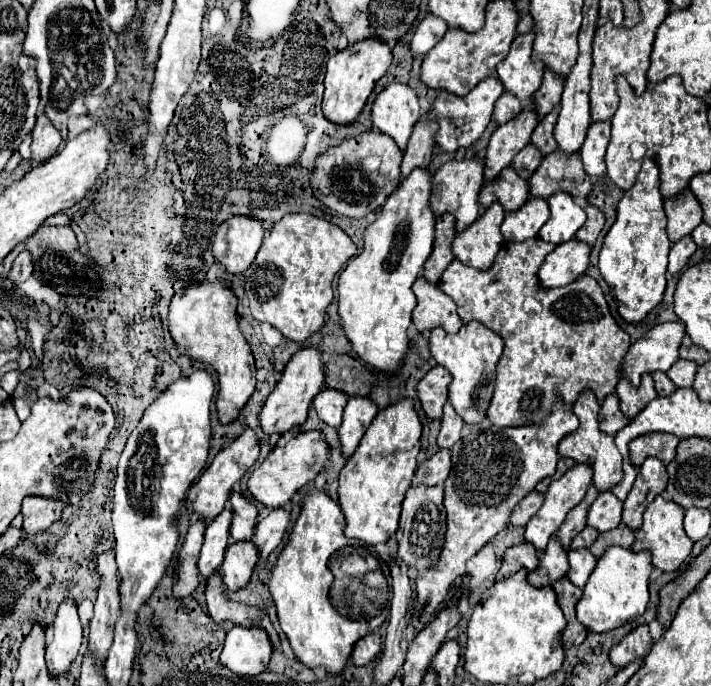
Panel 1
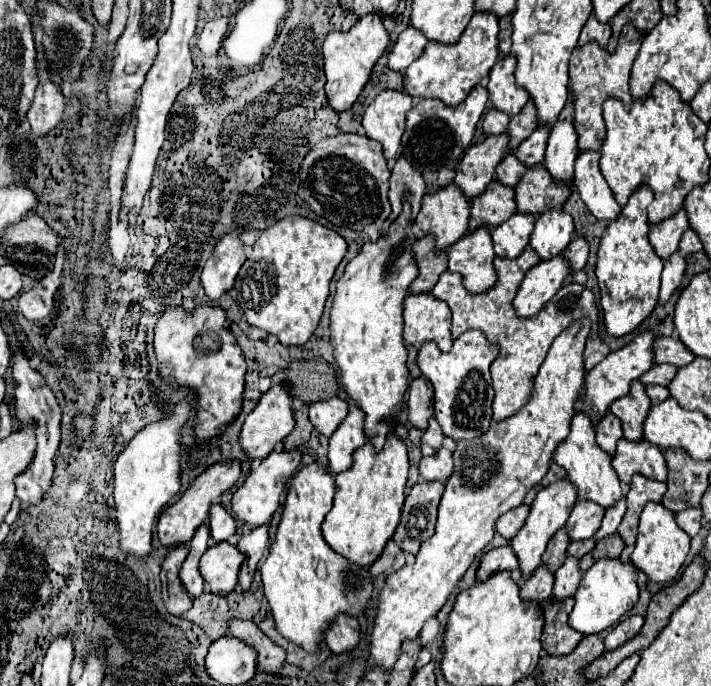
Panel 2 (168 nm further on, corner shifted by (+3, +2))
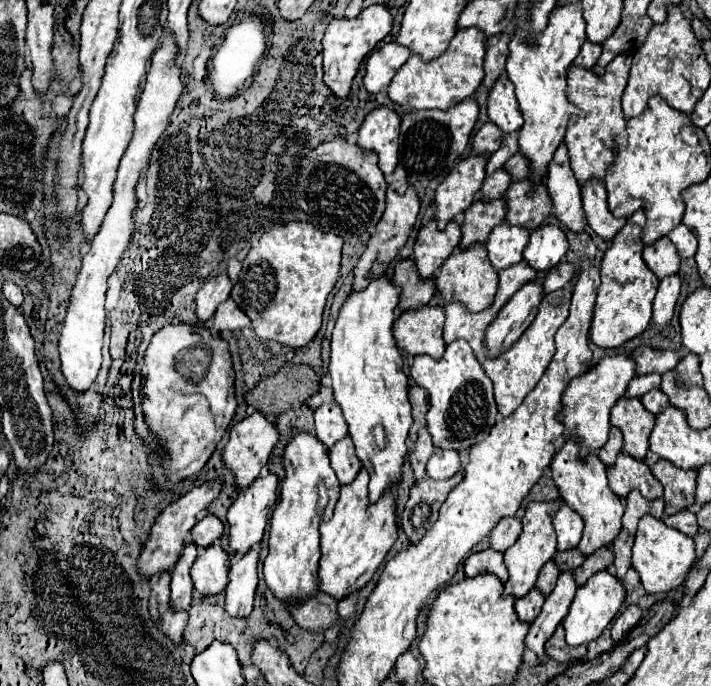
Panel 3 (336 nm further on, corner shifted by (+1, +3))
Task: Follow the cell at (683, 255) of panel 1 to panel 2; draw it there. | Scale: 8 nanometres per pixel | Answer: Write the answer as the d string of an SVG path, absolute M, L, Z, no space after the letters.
M676 252L674 256L670 256L664 262L664 270L662 270L662 286L660 286L660 302L668 302L670 296L674 294L674 290L682 284L682 274L686 270L686 262L680 256L680 252Z

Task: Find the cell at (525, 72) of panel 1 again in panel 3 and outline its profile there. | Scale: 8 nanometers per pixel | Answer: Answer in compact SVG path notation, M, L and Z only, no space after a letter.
M502 75L496 79L494 87L488 95L488 117L496 123L504 133L512 133L522 127L524 119L520 115L520 107L516 103L512 81Z

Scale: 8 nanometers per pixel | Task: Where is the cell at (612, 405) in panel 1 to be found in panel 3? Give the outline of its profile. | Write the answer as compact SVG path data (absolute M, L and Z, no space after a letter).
M612 427L606 445L600 447L600 451L598 451L598 457L600 457L606 465L612 465L612 463L616 461L618 453L620 453L620 449L622 449L622 431L618 431L616 427Z

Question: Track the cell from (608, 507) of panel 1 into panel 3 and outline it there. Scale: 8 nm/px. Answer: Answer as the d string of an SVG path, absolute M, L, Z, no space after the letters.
M564 503L560 507L560 511L556 513L554 527L556 527L556 535L558 535L558 549L572 549L582 539L584 519Z

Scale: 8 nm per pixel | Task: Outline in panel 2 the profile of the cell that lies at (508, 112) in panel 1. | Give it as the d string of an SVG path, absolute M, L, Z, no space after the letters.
M490 108L484 122L482 122L482 128L484 128L484 134L486 136L498 136L498 134L504 134L506 128L508 128L508 122L510 122L510 116Z

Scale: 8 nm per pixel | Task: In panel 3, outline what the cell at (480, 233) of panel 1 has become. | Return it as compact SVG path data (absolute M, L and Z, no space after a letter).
M474 243L468 249L458 249L444 261L444 265L440 267L440 273L436 275L438 291L446 299L456 299L456 301L466 303L470 311L482 311L488 305L492 305L496 287L498 287L498 273L490 265L492 263L488 259L488 251L482 243Z

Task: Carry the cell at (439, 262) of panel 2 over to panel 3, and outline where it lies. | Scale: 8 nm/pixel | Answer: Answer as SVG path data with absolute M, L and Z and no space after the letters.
M402 259L394 267L392 281L402 287L400 295L400 309L414 309L432 301L436 291L434 277L422 279L414 259Z

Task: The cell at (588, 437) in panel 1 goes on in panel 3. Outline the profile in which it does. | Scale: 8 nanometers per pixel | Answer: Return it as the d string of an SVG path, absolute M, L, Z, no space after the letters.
M578 437L568 439L554 455L552 459L552 479L560 489L560 497L570 505L574 511L578 511L584 517L584 535L578 543L580 551L586 555L592 555L596 549L608 545L614 541L614 537L620 531L620 519L624 513L622 499L614 495L614 491L608 485L606 465L600 461L596 453L588 453L586 457L580 457L582 443L578 443Z

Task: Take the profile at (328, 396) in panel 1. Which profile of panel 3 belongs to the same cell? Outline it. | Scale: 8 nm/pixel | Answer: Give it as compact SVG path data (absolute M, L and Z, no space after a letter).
M336 403L320 405L314 411L314 423L316 423L316 437L326 447L332 447L338 439L342 439L348 433L348 423L344 421L342 409Z

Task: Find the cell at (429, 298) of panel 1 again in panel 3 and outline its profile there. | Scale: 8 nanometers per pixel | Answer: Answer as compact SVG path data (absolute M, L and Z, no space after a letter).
M436 305L402 311L402 315L394 321L394 337L398 347L410 355L428 353L434 359L440 359L446 347L442 339L444 321L444 309Z

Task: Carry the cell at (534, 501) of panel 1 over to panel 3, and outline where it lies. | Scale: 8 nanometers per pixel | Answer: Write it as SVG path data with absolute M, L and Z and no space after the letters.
M518 517L500 519L500 523L492 529L490 547L496 551L506 551L510 545L514 545L520 531L522 531L522 521Z

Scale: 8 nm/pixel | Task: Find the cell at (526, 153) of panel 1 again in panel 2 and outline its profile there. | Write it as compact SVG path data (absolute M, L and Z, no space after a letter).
M508 154L496 168L496 180L510 188L514 188L514 184L518 184L522 174L526 174L526 166L522 162L518 162L518 158L514 154Z

